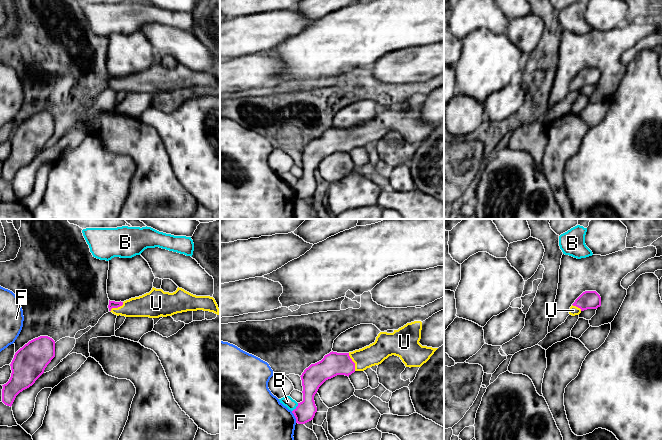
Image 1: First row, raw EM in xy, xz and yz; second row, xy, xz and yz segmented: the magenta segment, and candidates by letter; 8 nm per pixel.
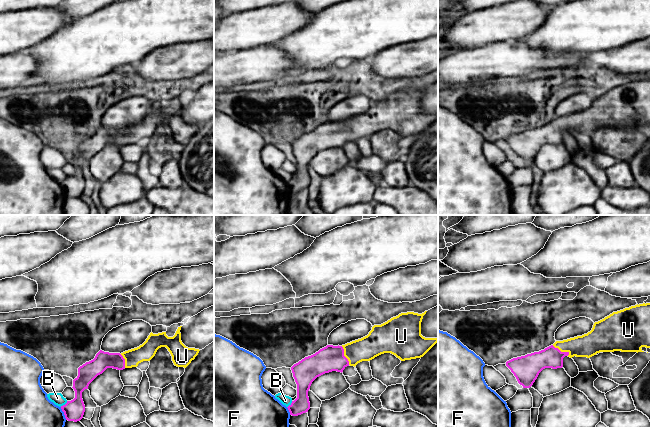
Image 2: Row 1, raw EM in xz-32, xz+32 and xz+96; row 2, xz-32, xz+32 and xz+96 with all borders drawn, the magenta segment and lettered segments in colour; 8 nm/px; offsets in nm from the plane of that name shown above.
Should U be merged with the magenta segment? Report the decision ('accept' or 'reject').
accept

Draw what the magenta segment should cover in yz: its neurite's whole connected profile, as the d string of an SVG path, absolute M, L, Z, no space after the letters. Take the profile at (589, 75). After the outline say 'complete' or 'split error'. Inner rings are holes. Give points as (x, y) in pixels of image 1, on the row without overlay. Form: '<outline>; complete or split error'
M585 67L572 80L569 90L572 92L579 91L584 86L597 85L600 82L600 71L596 67Z; split error

